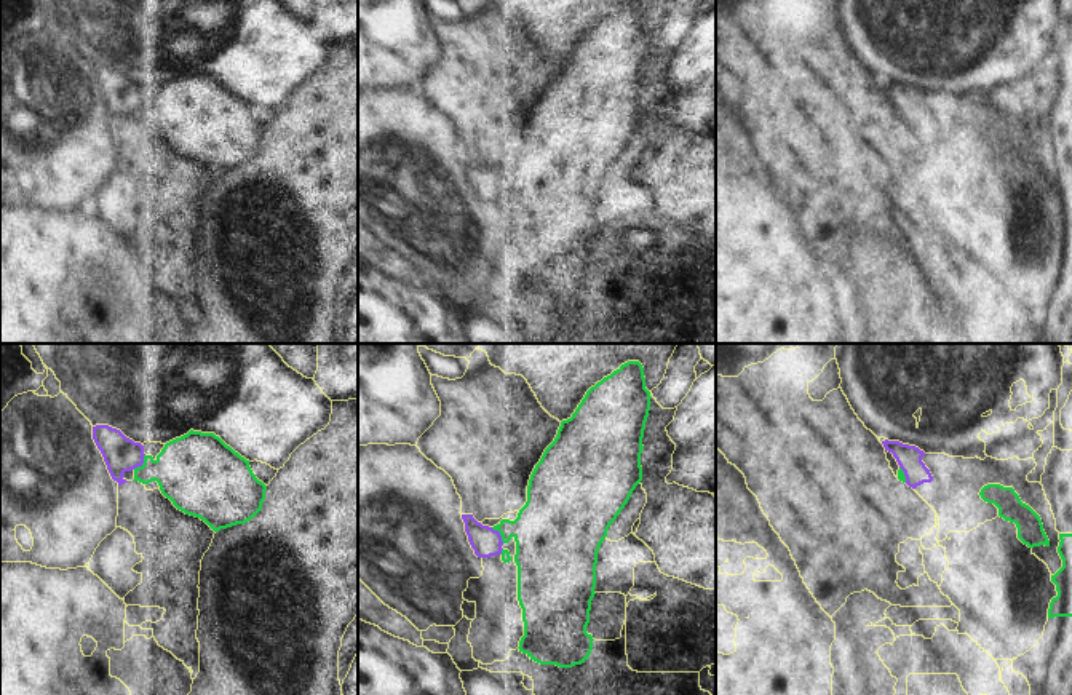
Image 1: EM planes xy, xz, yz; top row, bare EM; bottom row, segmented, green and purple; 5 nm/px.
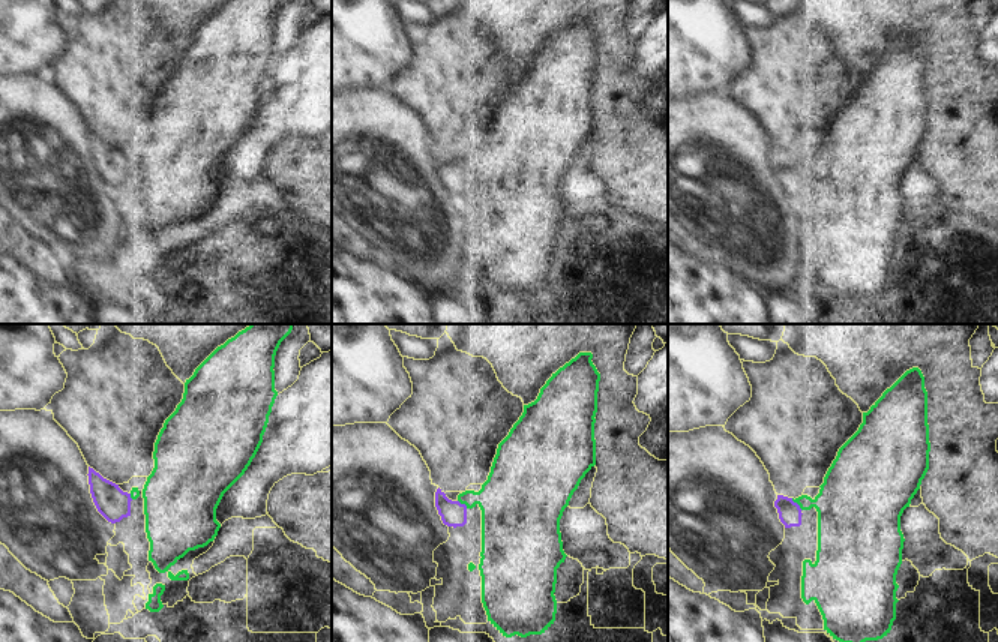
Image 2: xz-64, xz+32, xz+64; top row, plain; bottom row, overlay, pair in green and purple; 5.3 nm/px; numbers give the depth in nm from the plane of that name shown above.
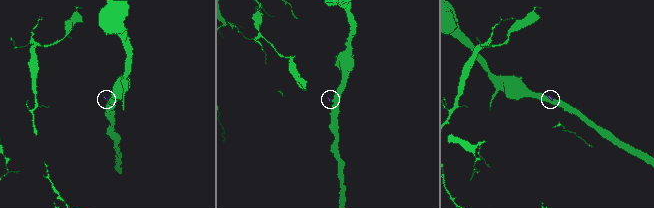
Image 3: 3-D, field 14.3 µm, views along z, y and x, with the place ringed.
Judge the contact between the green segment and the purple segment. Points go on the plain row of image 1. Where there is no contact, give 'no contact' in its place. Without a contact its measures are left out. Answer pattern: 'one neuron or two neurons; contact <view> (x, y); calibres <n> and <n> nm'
two neurons; contact xy (142, 106); calibres 360 and 180 nm

